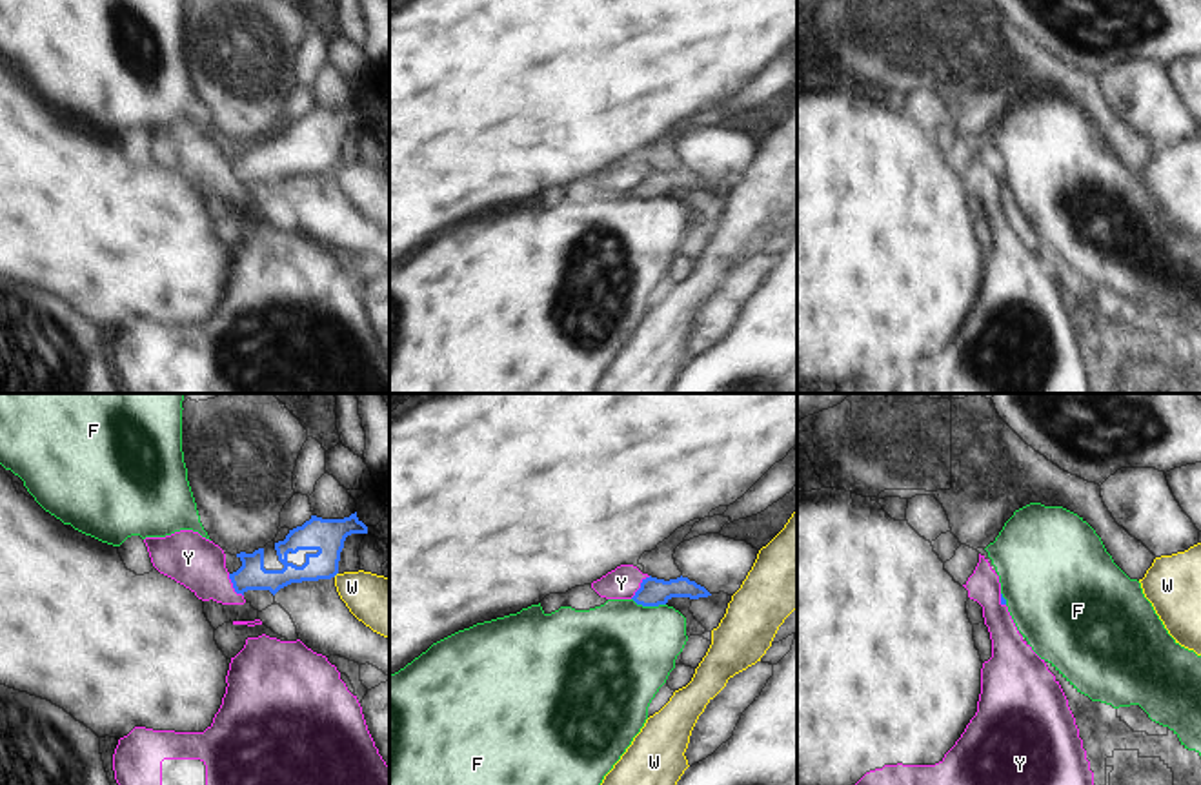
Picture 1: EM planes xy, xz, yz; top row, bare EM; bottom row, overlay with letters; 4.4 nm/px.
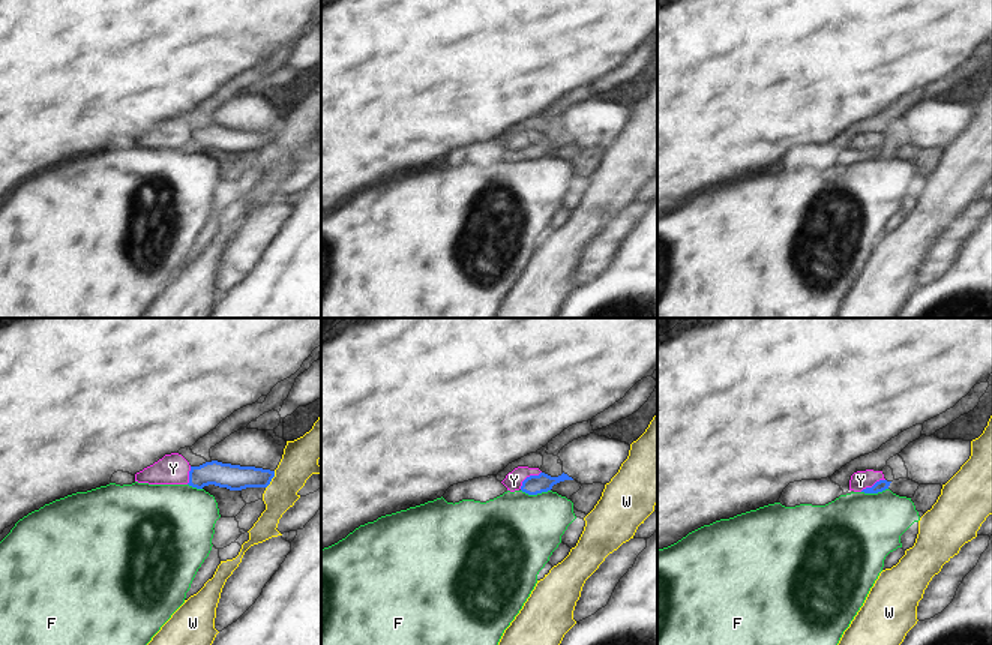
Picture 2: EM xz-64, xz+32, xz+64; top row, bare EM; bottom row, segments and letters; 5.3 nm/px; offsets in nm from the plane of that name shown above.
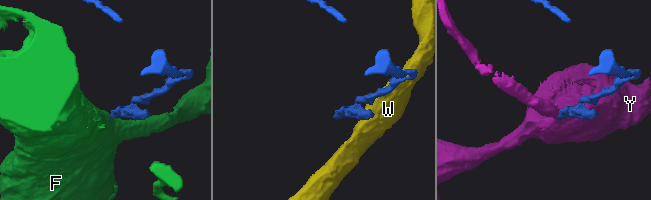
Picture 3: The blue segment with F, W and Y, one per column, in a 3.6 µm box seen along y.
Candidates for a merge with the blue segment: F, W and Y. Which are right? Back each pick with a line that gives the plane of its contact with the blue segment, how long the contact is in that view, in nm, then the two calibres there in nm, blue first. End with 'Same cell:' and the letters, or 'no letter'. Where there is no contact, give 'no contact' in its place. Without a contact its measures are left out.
Same cell: no letter

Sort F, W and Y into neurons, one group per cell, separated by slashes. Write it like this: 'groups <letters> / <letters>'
groups F / W / Y

